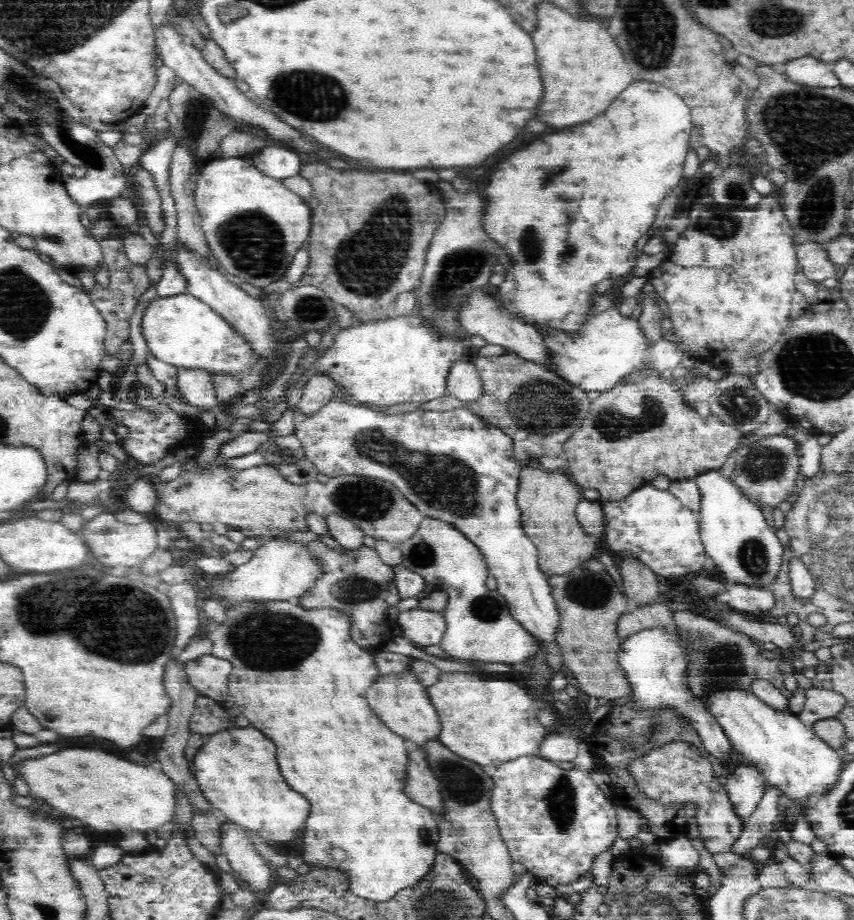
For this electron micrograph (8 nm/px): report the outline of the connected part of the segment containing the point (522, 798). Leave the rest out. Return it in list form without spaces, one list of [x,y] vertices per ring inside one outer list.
[[[579,741],[578,758],[572,762],[575,768],[565,770],[540,756],[524,755],[498,766],[484,767],[486,774],[489,774],[495,782],[492,809],[498,819],[502,839],[509,848],[510,857],[513,861],[524,864],[528,874],[545,880],[552,887],[570,883],[587,873],[595,857],[607,850],[619,835],[616,809],[589,775],[594,769],[594,754],[591,747],[584,741]]]

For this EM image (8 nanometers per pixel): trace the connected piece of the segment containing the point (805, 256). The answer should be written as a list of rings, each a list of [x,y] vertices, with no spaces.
[[[808,241],[795,246],[799,268],[810,280],[822,281],[834,277],[834,263],[828,258],[823,244]]]

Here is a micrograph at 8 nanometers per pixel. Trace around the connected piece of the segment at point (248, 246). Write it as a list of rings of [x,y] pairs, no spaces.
[[[213,157],[200,172],[194,190],[196,208],[201,216],[202,228],[208,239],[212,254],[229,272],[250,284],[268,286],[285,272],[294,254],[306,245],[313,225],[312,208],[298,194],[287,188],[282,179],[272,178],[256,168],[250,157]]]

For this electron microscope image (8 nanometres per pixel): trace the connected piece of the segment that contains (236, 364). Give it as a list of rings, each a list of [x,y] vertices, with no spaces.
[[[187,291],[170,294],[170,296],[158,296],[150,302],[142,316],[142,335],[153,357],[175,367],[205,368],[214,373],[236,372],[241,374],[242,378],[247,374],[248,368],[257,362],[251,356],[245,341],[236,335],[236,332],[212,310],[212,307]]]

